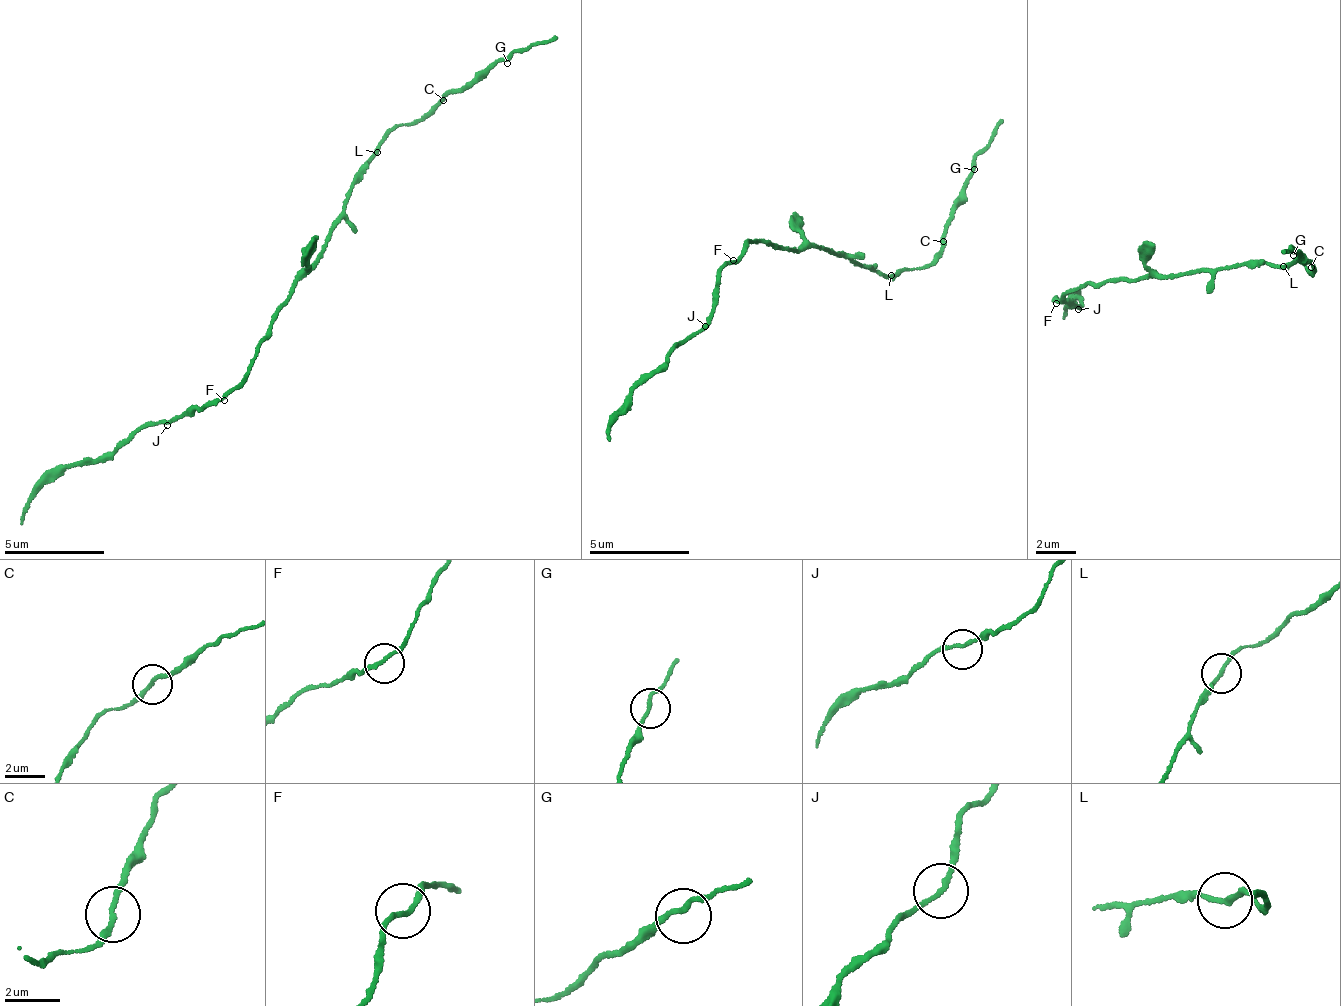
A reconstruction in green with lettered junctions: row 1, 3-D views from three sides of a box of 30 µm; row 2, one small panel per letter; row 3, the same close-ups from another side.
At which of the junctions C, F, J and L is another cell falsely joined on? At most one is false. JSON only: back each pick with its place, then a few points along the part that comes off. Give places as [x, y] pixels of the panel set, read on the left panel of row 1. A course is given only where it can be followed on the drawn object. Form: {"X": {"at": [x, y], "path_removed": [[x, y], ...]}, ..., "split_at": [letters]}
{"split_at": []}

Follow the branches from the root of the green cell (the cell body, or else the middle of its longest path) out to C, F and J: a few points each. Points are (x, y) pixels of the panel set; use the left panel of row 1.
C: (298, 282), (318, 264), (354, 187), (362, 182), (380, 144), (389, 138), (397, 125), (416, 121), (441, 98)
F: (298, 282), (293, 283), (287, 299), (279, 303), (247, 374), (232, 387), (224, 400)
J: (298, 282), (293, 283), (287, 299), (279, 303), (247, 374), (213, 403), (167, 425)

